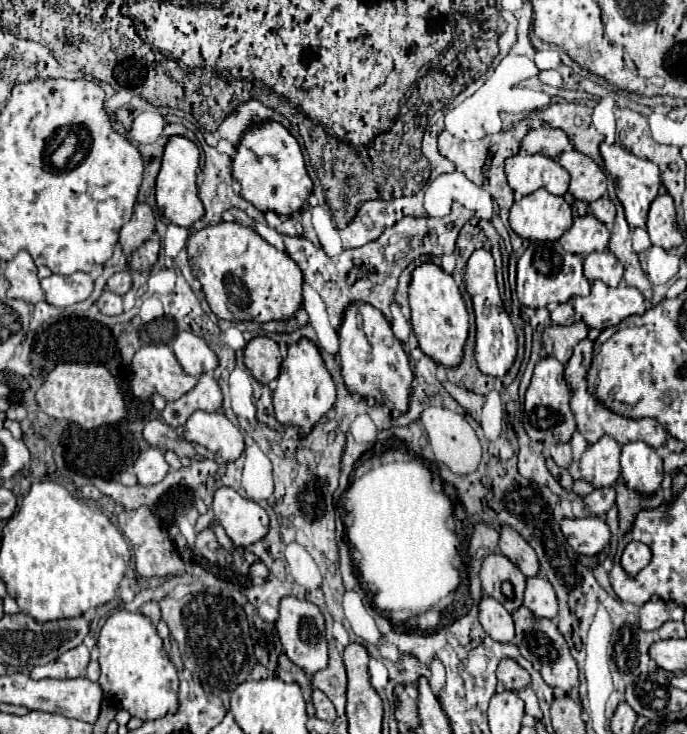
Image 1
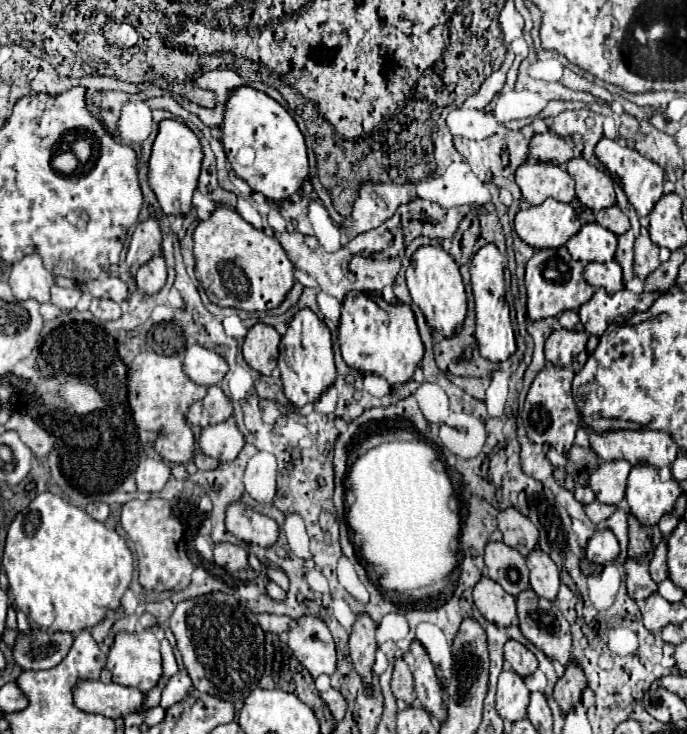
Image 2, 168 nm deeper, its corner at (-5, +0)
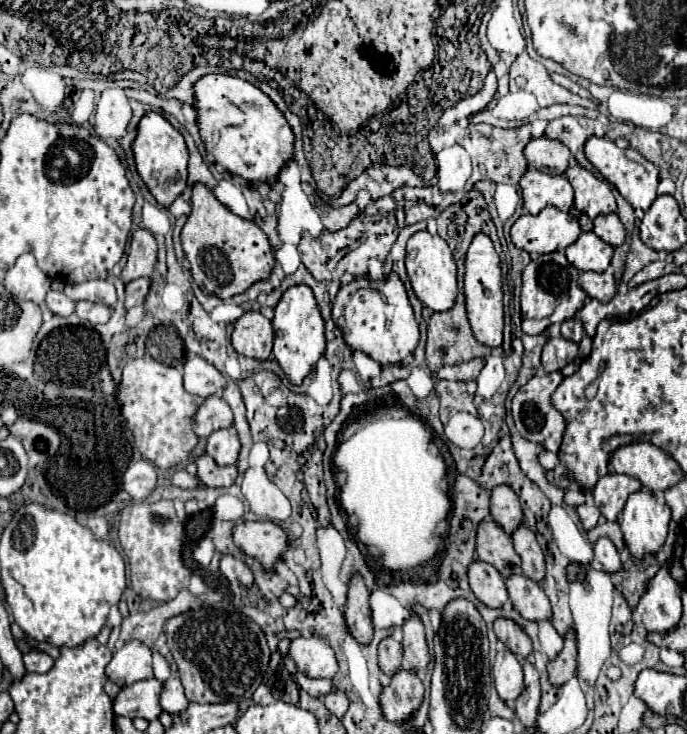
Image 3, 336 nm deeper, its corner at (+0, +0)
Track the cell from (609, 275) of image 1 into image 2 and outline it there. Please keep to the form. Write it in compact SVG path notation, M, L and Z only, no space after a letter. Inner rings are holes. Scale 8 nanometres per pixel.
M614 260L608 264L590 262L584 270L584 280L594 288L604 288L608 294L614 294L624 288L622 268Z

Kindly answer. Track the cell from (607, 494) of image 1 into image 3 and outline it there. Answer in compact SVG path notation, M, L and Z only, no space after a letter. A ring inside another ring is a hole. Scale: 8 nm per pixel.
M593 502L581 504L581 506L577 508L577 514L579 514L579 520L581 520L581 524L583 524L585 530L595 528L595 526L597 526L597 520L599 520L599 516L601 516L599 508L595 508Z

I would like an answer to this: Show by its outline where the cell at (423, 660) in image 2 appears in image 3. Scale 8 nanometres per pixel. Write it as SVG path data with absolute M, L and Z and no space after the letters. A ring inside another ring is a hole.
M411 614L411 618L403 624L403 658L409 668L415 668L415 672L427 670L431 662L423 624L415 614Z

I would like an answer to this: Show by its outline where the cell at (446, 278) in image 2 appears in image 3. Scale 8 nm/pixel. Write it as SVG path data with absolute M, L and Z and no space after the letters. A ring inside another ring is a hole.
M427 230L413 234L407 242L405 266L407 266L411 288L423 306L427 306L433 312L447 312L447 308L455 304L455 296L459 290L457 288L457 268L455 268L451 250L441 236L431 236Z

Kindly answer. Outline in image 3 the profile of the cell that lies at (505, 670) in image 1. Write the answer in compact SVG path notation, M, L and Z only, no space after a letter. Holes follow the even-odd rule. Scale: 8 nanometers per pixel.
M497 618L493 624L493 630L495 630L499 642L503 642L503 646L509 652L515 652L515 656L527 658L531 654L531 638L515 622Z

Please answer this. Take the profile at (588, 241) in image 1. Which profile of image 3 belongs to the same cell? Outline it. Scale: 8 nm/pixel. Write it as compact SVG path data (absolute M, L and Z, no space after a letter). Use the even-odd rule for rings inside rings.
M581 232L579 238L567 246L565 250L567 260L577 268L577 270L593 270L593 272L603 272L613 256L613 246L603 242L595 232Z

